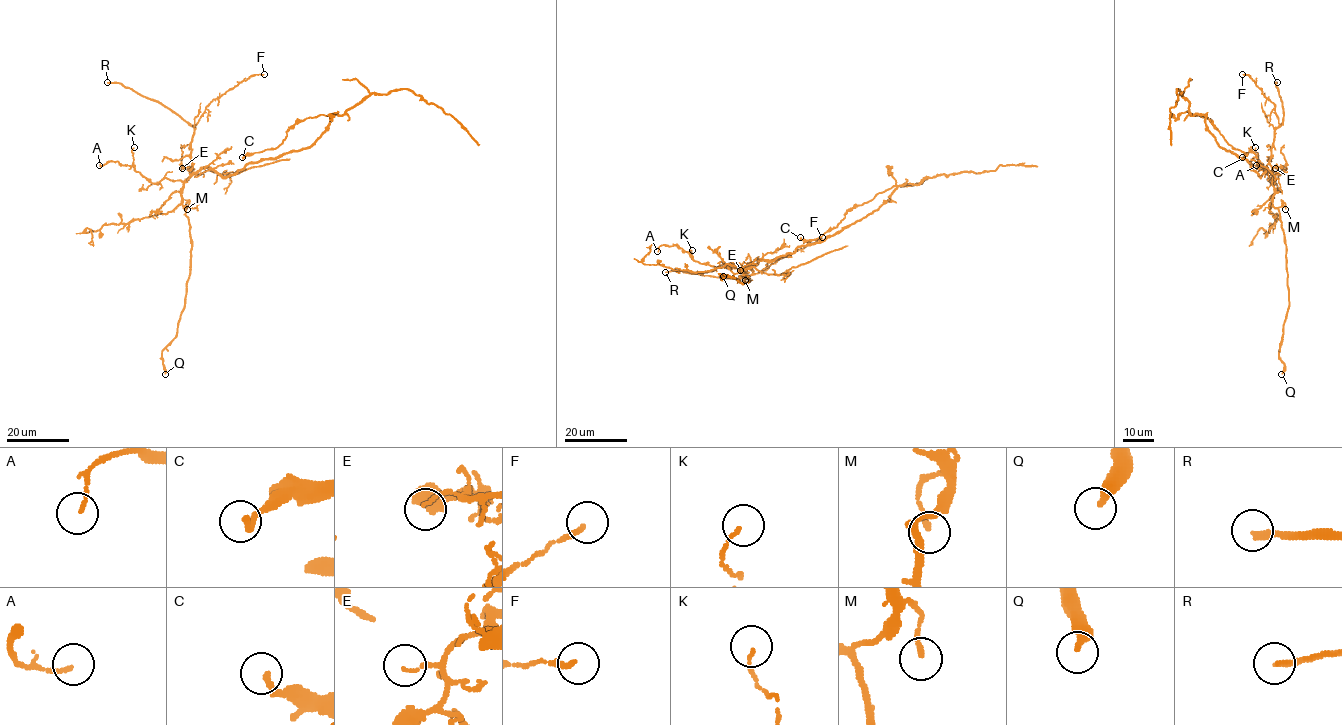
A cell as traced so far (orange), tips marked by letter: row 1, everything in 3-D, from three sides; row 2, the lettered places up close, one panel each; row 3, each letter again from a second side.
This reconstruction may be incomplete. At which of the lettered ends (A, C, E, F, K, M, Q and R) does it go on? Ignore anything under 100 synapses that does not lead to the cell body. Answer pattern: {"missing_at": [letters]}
{"missing_at": ["R"]}

